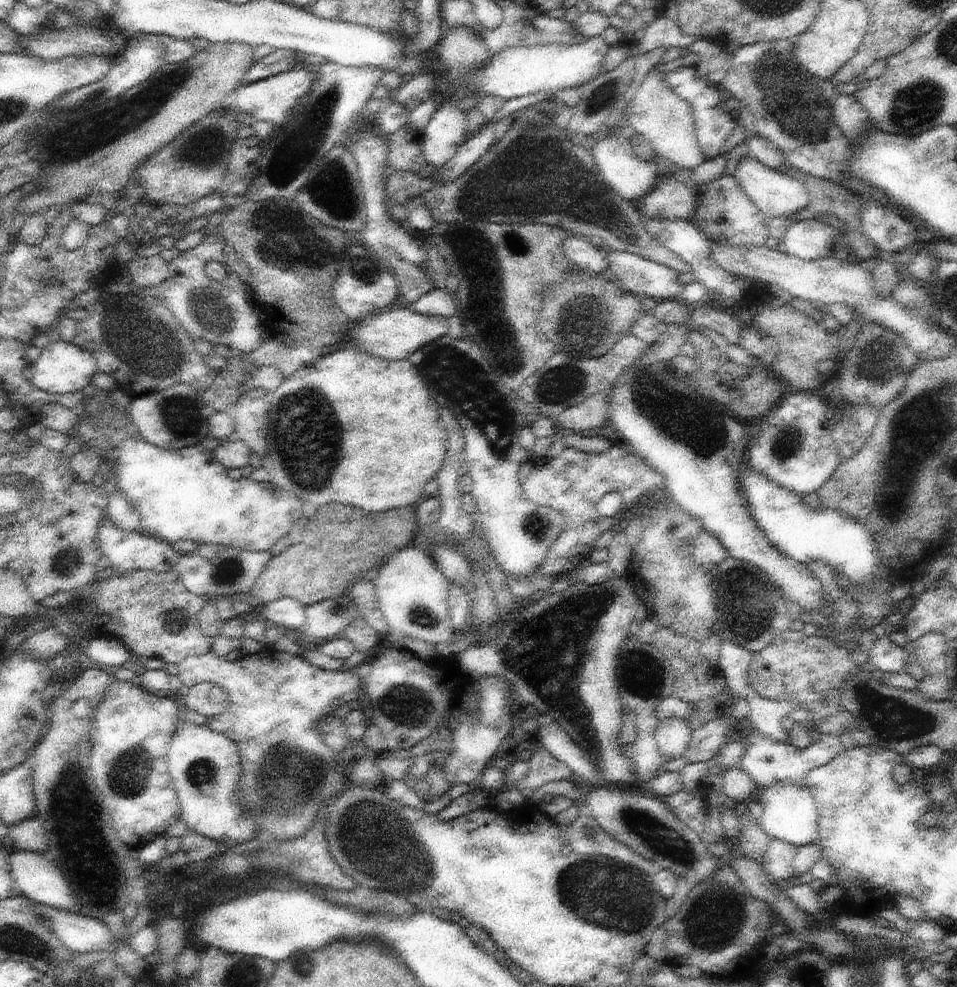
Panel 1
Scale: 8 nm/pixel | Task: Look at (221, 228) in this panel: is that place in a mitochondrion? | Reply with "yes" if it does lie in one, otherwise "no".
no

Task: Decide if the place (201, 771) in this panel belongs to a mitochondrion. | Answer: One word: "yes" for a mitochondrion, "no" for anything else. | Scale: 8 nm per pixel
yes

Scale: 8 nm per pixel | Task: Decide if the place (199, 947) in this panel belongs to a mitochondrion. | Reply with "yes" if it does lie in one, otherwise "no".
no

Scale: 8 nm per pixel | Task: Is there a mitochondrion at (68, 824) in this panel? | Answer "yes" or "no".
yes

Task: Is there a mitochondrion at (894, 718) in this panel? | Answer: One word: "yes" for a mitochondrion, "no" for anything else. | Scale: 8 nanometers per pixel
yes

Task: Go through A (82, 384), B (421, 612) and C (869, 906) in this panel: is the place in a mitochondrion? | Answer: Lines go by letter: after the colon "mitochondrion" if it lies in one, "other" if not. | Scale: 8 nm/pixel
A: other
B: mitochondrion
C: other

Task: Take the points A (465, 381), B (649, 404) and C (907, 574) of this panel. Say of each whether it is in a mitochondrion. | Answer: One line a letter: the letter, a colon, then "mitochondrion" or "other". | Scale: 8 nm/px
A: mitochondrion
B: mitochondrion
C: other

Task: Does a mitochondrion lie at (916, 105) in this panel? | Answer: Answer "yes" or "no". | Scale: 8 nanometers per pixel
yes

